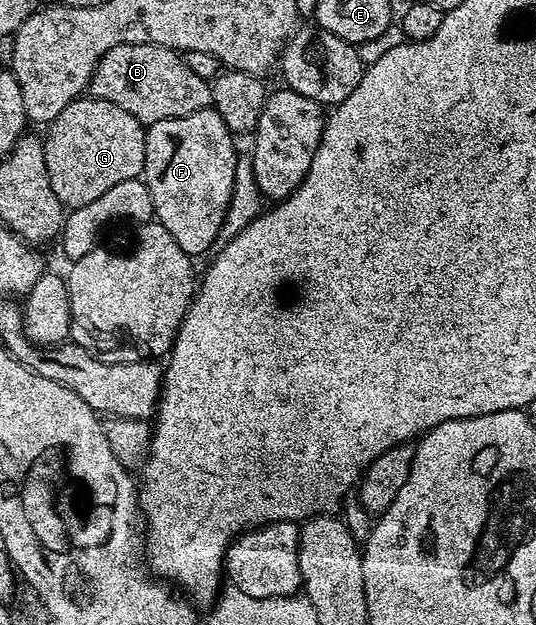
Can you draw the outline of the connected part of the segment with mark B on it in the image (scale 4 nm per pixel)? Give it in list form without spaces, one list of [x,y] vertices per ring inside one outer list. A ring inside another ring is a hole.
[[[119,44],[114,46],[114,50],[106,50],[94,70],[87,91],[95,99],[122,106],[126,114],[138,118],[145,126],[166,118],[194,114],[212,103],[211,83],[198,78],[176,49],[157,44]]]

